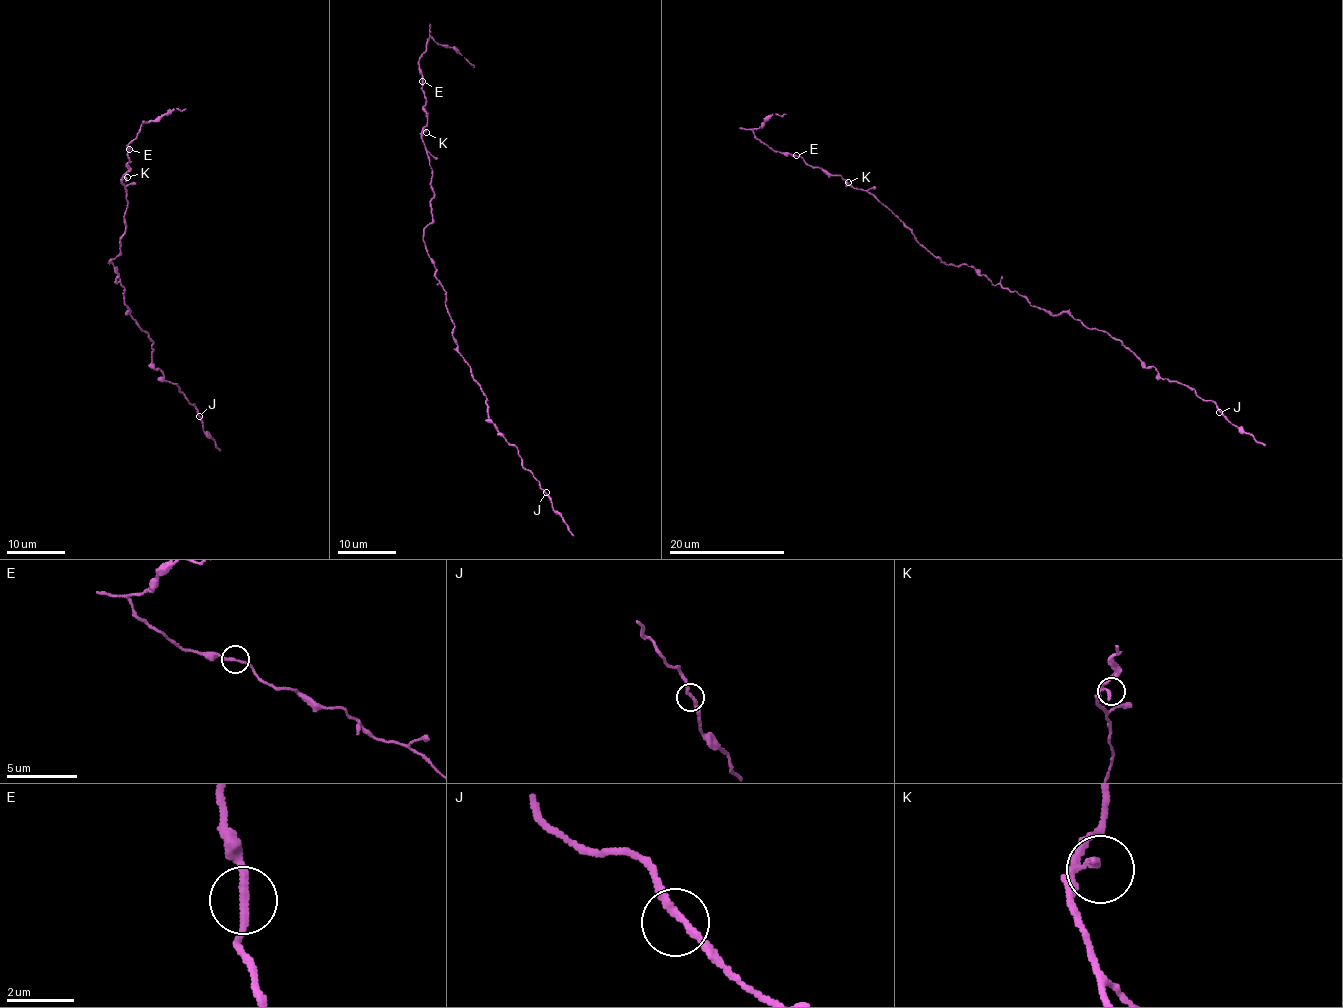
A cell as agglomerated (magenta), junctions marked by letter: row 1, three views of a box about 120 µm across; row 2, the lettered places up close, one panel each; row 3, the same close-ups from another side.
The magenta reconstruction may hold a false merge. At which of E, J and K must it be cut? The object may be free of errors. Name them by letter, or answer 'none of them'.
none of them

